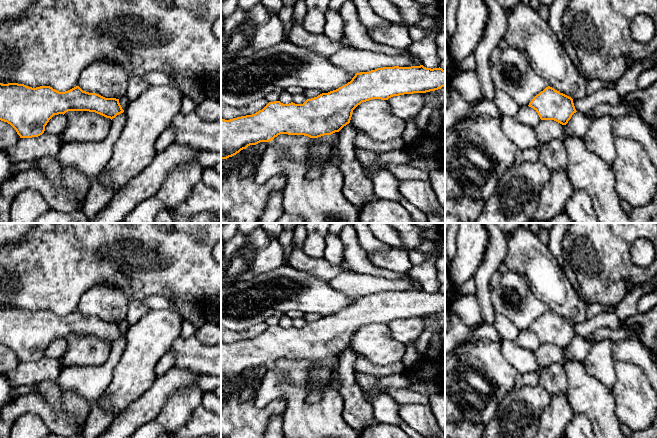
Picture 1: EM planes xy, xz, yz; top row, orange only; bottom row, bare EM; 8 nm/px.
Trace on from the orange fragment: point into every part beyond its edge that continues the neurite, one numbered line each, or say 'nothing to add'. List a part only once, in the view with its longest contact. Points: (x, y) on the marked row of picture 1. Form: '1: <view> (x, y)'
nothing to add

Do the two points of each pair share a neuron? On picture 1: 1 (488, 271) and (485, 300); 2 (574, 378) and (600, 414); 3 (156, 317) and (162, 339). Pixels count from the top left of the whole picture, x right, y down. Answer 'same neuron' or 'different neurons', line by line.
1: same neuron
2: same neuron
3: same neuron

